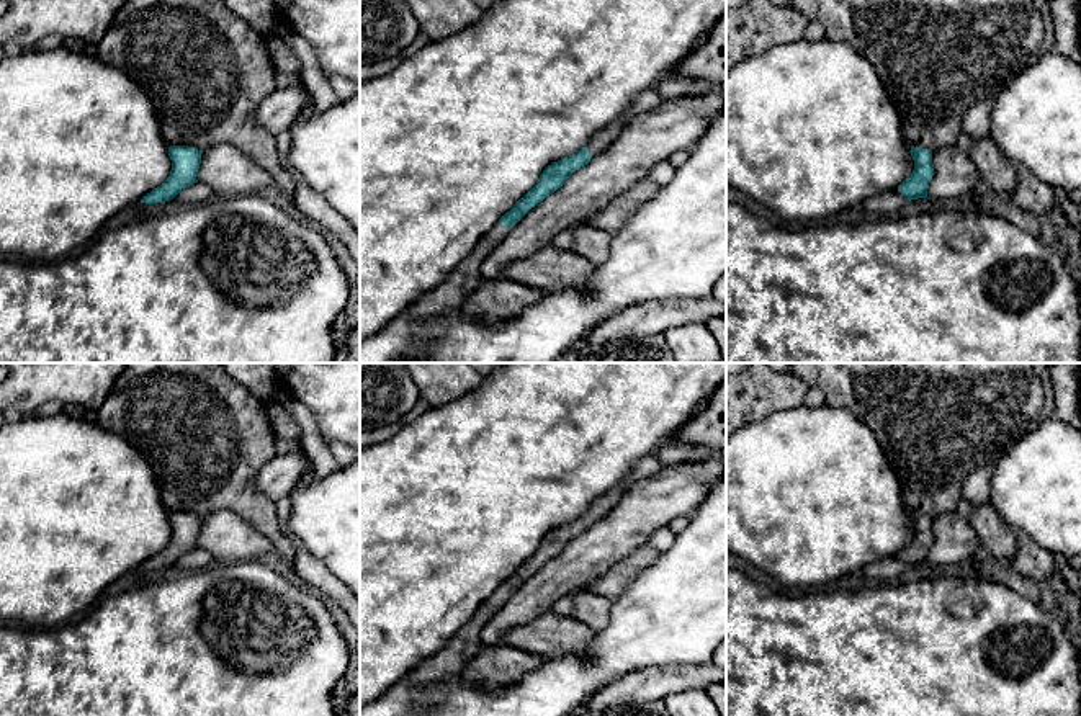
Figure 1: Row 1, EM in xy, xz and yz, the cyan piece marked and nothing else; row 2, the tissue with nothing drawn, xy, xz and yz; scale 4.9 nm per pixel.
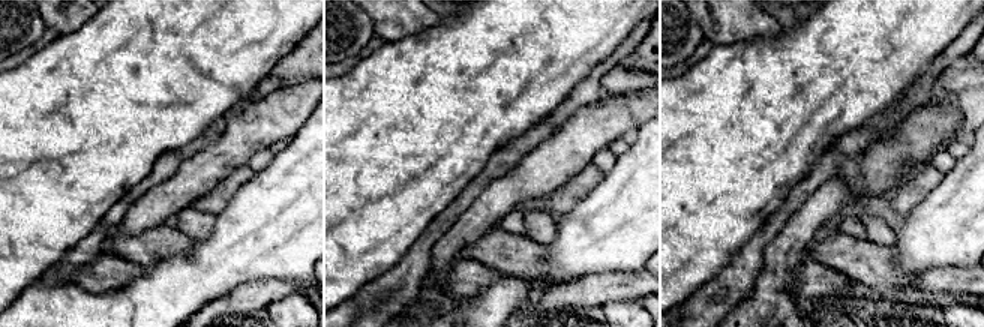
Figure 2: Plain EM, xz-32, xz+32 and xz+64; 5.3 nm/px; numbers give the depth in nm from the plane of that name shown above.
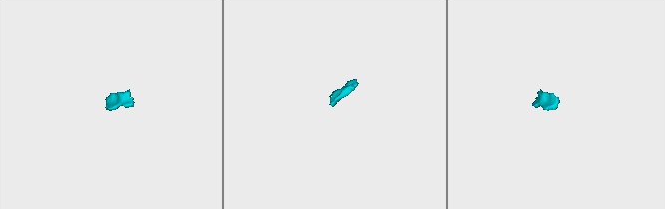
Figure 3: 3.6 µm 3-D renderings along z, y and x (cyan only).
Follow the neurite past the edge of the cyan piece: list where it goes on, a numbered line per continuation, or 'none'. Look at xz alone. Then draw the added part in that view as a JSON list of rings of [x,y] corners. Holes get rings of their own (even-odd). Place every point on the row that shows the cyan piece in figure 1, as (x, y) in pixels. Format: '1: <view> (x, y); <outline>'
1: xz (650, 98); [[[679,62],[671,67],[667,72],[664,72],[661,77],[659,77],[659,82],[664,80],[666,77],[672,75],[674,70],[677,69]],[[657,82],[657,83],[659,83]],[[657,83],[646,88],[643,93],[639,93],[631,106],[620,116],[617,118],[612,124],[608,124],[605,129],[602,129],[600,132],[597,132],[589,142],[587,142],[587,149],[589,149],[589,154],[590,154],[590,160],[603,152],[617,137],[618,134],[621,132],[621,129],[639,113],[646,113],[646,111],[651,111],[654,108],[657,108],[662,100],[659,96],[659,92],[657,92]]]
2: xz (445, 299); [[[497,221],[448,276],[415,301],[404,314],[419,319],[463,315],[461,304],[464,298],[481,283],[482,262],[500,245],[507,234],[509,229]]]

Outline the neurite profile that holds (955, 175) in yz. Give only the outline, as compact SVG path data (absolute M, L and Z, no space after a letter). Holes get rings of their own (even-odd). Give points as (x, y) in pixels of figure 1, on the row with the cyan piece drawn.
M957 145L932 150L932 165L927 196L957 201L981 183L976 165Z

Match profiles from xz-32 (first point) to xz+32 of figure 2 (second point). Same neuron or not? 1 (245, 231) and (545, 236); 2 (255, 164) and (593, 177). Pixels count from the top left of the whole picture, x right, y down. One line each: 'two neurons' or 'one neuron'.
1: two neurons
2: two neurons

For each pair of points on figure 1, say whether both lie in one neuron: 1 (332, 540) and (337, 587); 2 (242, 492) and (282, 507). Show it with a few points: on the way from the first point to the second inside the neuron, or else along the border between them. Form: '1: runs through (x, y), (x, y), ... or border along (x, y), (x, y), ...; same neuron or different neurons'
1: border along (308, 550), (342, 584); different neurons
2: border along (273, 502), (280, 532), (290, 541); different neurons

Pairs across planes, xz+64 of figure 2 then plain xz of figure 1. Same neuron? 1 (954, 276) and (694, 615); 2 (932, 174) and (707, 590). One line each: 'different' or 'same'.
1: different
2: different

